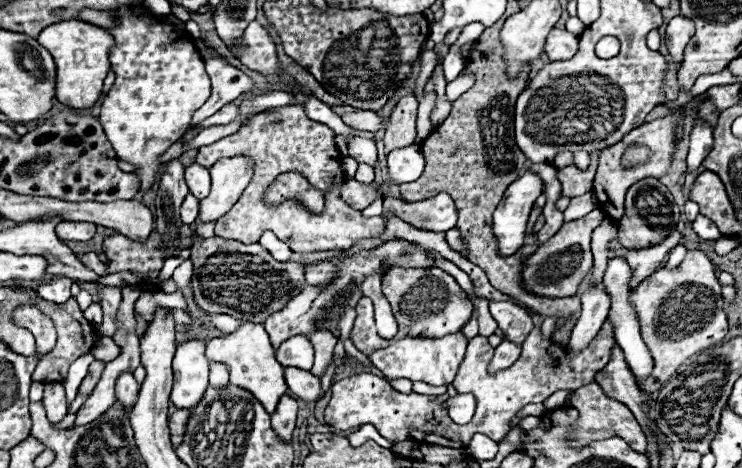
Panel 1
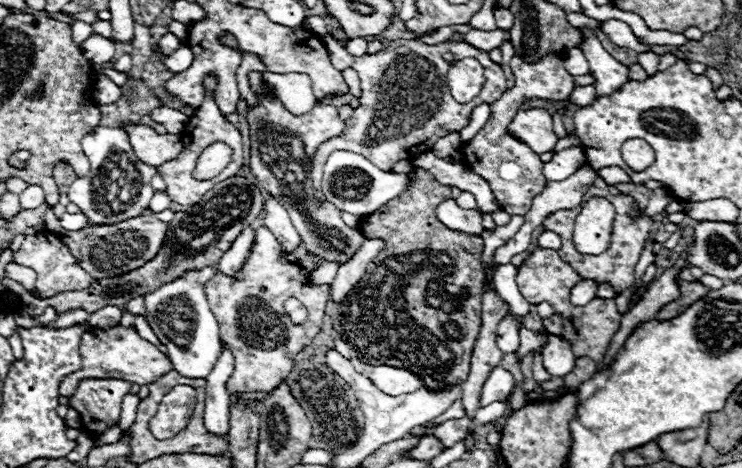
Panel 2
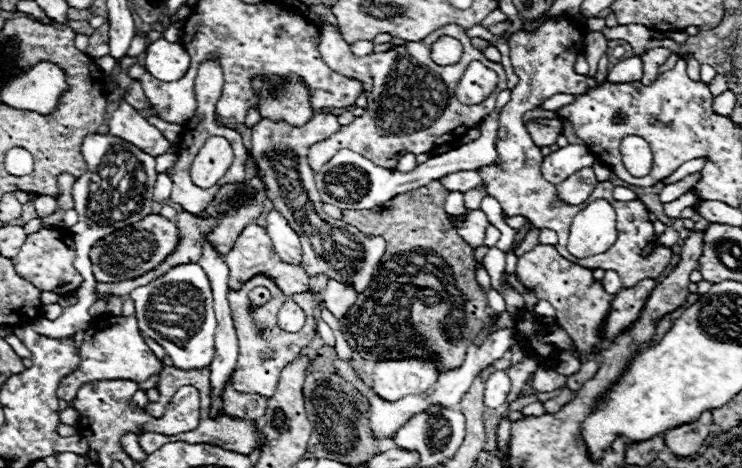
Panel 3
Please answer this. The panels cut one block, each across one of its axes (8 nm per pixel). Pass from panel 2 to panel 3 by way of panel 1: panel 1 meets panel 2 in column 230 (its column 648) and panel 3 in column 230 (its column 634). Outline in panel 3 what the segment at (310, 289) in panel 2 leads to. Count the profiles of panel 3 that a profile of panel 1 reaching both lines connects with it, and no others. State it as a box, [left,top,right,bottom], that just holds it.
[228,274,322,398]

